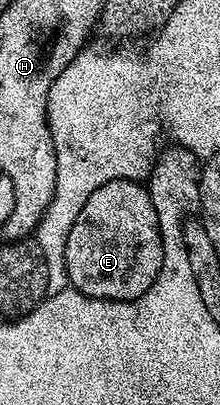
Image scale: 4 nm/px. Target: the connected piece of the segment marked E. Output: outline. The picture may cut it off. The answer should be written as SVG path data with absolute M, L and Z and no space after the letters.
M113 179L105 187L97 187L89 195L89 203L81 207L81 215L69 230L69 240L65 243L65 271L70 288L81 291L93 299L106 301L132 301L157 279L163 262L159 216L153 207L153 199L146 184L129 179Z

